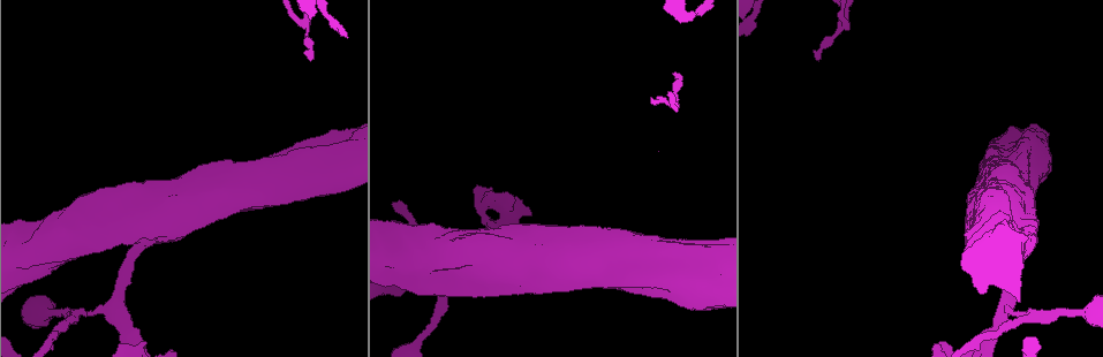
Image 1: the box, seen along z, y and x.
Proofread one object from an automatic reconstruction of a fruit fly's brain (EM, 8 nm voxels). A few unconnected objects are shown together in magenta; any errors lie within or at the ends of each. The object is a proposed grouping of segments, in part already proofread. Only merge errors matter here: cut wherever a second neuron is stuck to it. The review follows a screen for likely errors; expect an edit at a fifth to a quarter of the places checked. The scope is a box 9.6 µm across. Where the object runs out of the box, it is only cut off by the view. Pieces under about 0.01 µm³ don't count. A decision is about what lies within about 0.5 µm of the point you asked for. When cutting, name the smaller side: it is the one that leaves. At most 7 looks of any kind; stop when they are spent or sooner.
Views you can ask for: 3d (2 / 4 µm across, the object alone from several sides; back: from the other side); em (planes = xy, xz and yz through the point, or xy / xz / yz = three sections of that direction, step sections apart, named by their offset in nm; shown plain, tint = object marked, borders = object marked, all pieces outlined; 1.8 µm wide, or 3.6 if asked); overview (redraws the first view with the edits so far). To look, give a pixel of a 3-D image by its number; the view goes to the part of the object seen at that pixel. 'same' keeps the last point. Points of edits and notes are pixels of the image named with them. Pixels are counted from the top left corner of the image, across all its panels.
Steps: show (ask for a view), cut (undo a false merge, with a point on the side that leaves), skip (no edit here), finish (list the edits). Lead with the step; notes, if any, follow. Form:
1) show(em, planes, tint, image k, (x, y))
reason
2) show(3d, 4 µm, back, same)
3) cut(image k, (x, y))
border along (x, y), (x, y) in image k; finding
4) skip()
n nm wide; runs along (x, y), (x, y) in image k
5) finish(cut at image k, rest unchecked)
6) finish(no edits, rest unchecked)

show(em, xy, step 16, tint, image 1, (1030, 314))
branch point

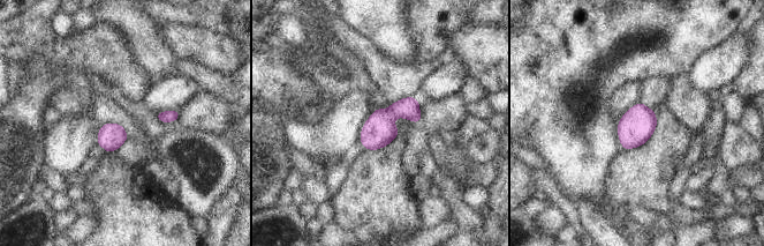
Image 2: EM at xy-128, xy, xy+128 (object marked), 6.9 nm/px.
show(em, planes, tint, same)

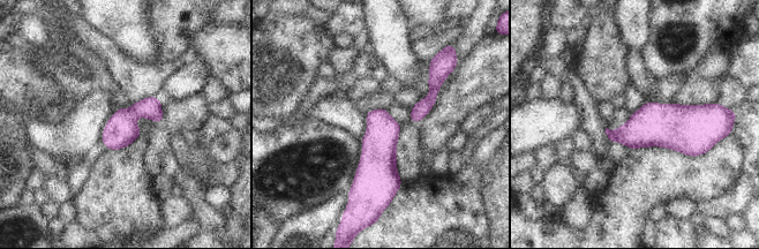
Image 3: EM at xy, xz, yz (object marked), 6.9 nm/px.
skip()
all the same neuron

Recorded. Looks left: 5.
show(em, 3.6 µm, planes, tint, image 1, (688, 259))
closes a loop

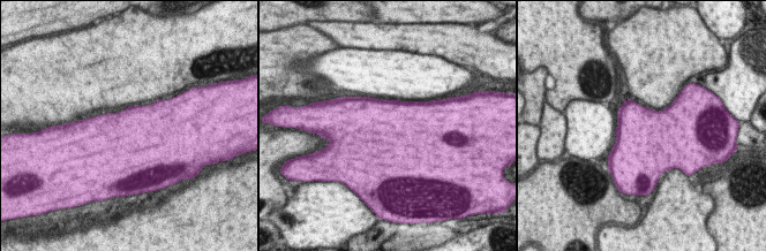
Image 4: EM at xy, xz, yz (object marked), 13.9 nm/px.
skip()
850 nm wide; one neuron here

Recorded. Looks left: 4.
show(em, planes, tint, image 1, (844, 25))

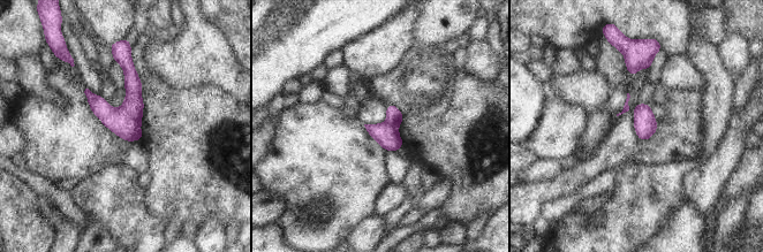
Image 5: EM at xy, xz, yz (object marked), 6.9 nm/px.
cut(image 5, (394, 116))
a second neuron is stuck on

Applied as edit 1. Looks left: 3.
finish(cut at image 5, rest unchecked)

